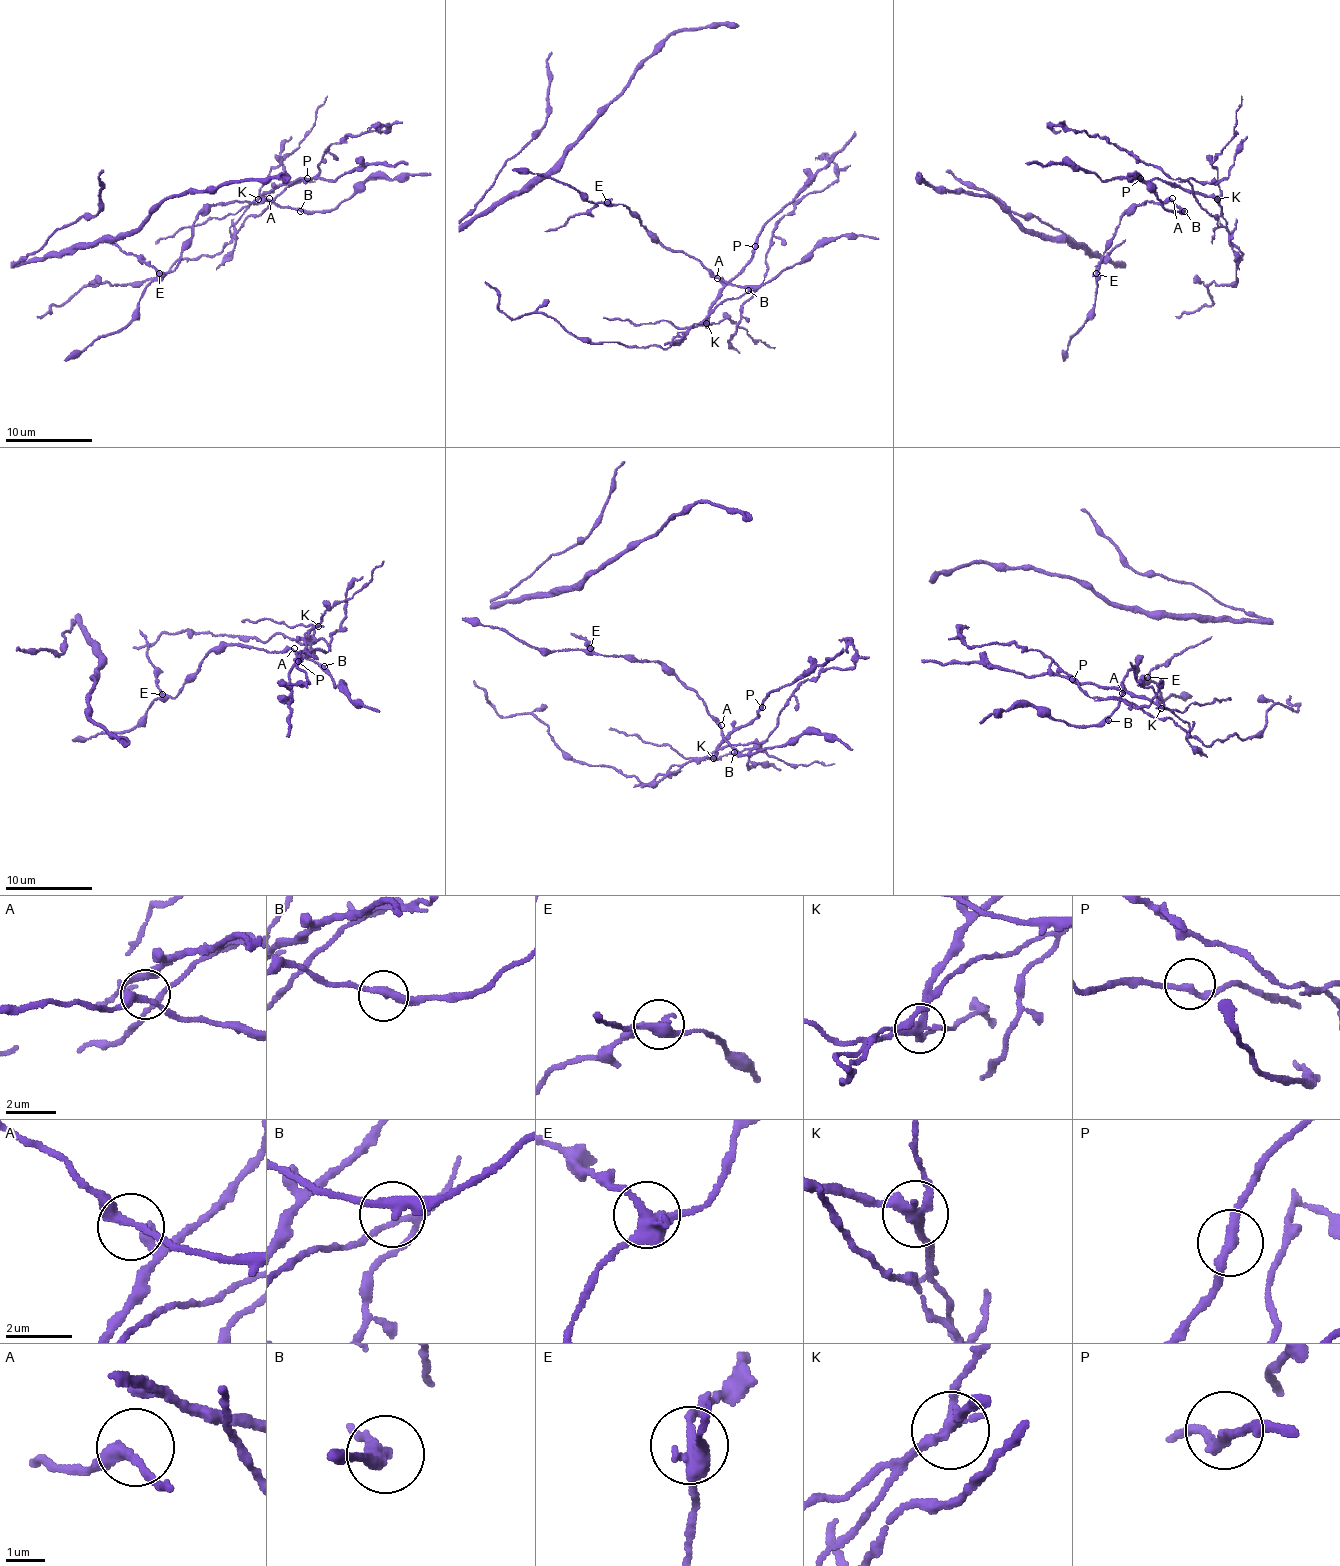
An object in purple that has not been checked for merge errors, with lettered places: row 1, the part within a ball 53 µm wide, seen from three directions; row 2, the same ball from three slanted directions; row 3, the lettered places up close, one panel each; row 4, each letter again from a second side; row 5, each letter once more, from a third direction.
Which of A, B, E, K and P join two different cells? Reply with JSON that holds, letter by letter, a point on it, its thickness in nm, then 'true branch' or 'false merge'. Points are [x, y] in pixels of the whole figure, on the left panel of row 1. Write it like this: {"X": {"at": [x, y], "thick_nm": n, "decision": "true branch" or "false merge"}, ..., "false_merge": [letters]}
{"A": {"at": [269, 198], "thick_nm": 240, "decision": "true branch"}, "B": {"at": [300, 211], "thick_nm": 320, "decision": "true branch"}, "E": {"at": [159, 273], "thick_nm": 360, "decision": "false merge"}, "K": {"at": [258, 199], "thick_nm": 240, "decision": "false merge"}, "P": {"at": [307, 178], "thick_nm": 260, "decision": "true branch"}, "false_merge": ["E", "K"]}

